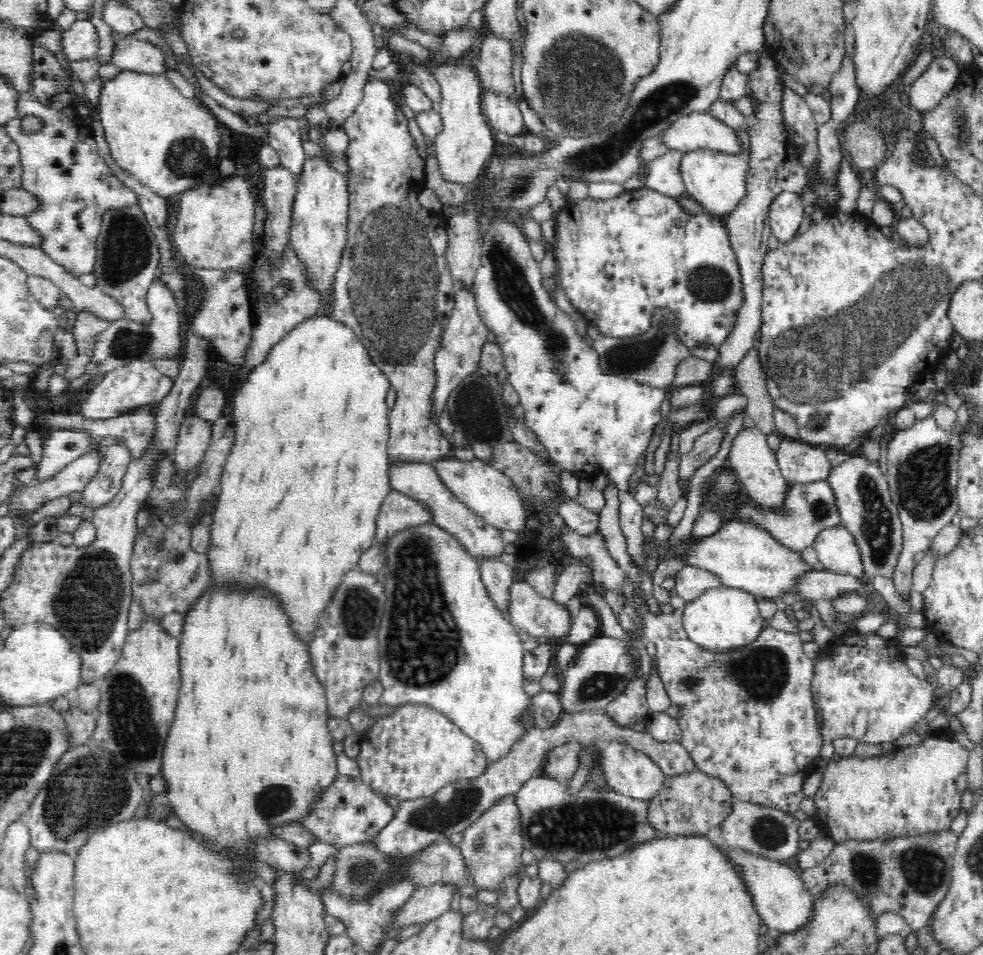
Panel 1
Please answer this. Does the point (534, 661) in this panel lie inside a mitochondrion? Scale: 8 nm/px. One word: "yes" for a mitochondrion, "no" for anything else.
no

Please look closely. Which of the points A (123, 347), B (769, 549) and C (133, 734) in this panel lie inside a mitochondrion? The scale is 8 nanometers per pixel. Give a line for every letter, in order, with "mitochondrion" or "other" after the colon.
A: mitochondrion
B: other
C: mitochondrion

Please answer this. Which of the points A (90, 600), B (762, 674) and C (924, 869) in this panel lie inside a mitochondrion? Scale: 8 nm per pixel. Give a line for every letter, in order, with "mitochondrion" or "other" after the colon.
A: mitochondrion
B: mitochondrion
C: mitochondrion

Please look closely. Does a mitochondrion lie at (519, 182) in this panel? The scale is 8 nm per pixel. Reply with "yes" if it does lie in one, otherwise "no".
yes

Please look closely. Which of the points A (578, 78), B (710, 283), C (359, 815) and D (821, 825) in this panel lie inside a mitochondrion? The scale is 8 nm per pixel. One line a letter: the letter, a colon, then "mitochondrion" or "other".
A: mitochondrion
B: mitochondrion
C: other
D: other

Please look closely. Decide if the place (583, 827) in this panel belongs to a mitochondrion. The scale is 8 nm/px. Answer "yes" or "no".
yes

